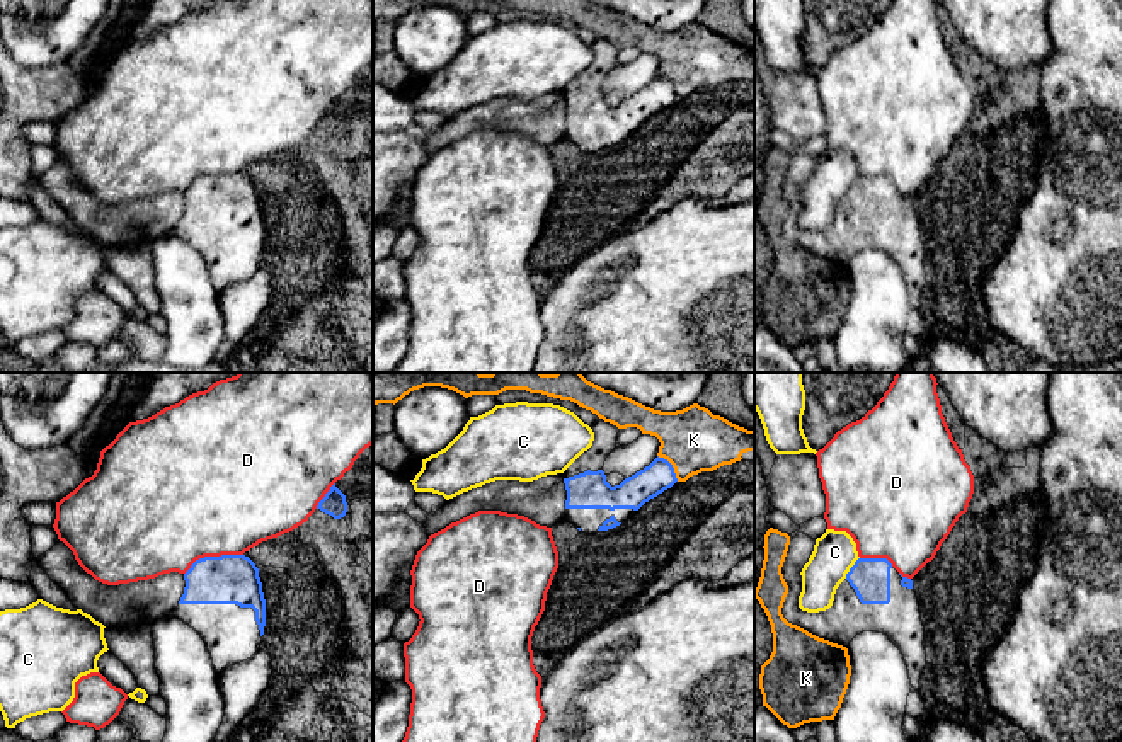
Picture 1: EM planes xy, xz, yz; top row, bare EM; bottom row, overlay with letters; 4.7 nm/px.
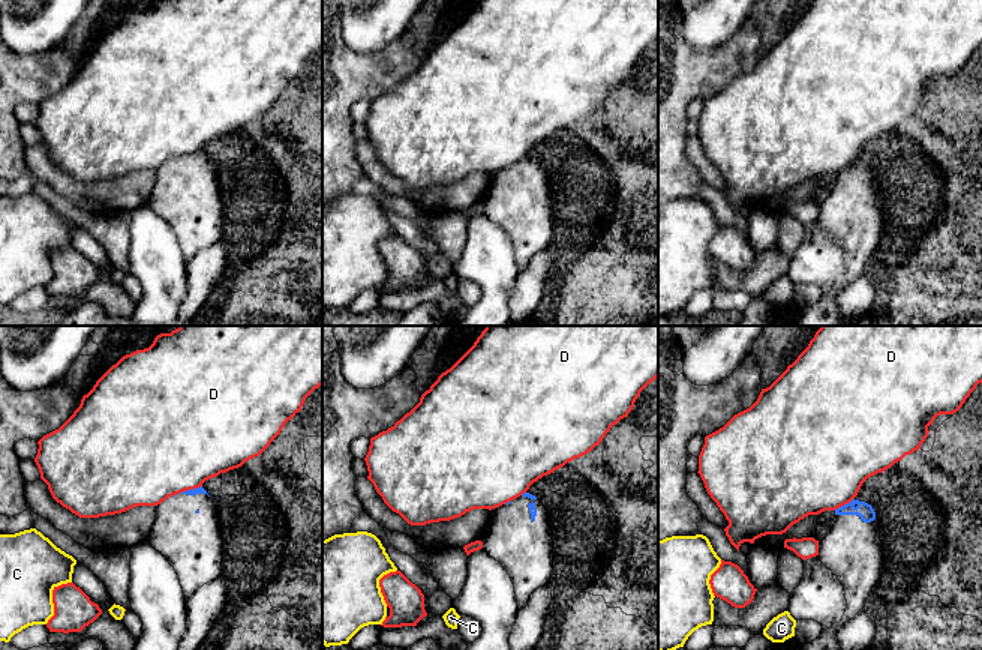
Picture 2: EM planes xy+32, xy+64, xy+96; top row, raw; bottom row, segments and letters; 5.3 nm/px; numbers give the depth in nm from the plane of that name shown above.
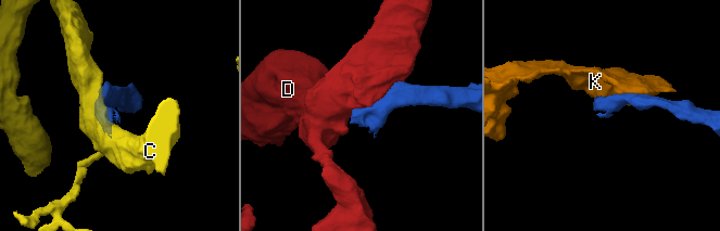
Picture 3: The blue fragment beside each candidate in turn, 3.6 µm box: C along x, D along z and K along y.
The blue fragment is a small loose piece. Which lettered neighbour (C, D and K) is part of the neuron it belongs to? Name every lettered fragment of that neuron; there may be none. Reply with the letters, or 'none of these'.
none of these

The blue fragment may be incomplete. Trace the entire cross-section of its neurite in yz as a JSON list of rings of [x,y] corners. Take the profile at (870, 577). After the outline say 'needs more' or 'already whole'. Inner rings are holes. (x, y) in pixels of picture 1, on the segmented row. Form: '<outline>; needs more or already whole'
[[[792,533],[788,551],[781,567],[788,585],[781,614],[809,633],[848,647],[863,631],[877,631],[904,655],[911,693],[906,715],[916,718],[925,728],[930,713],[925,708],[919,679],[926,667],[925,626],[913,580],[902,577],[887,558],[858,558],[839,584],[833,606],[826,611],[807,613],[799,608],[802,592],[802,568],[809,562],[816,539],[804,533]]]; needs more

